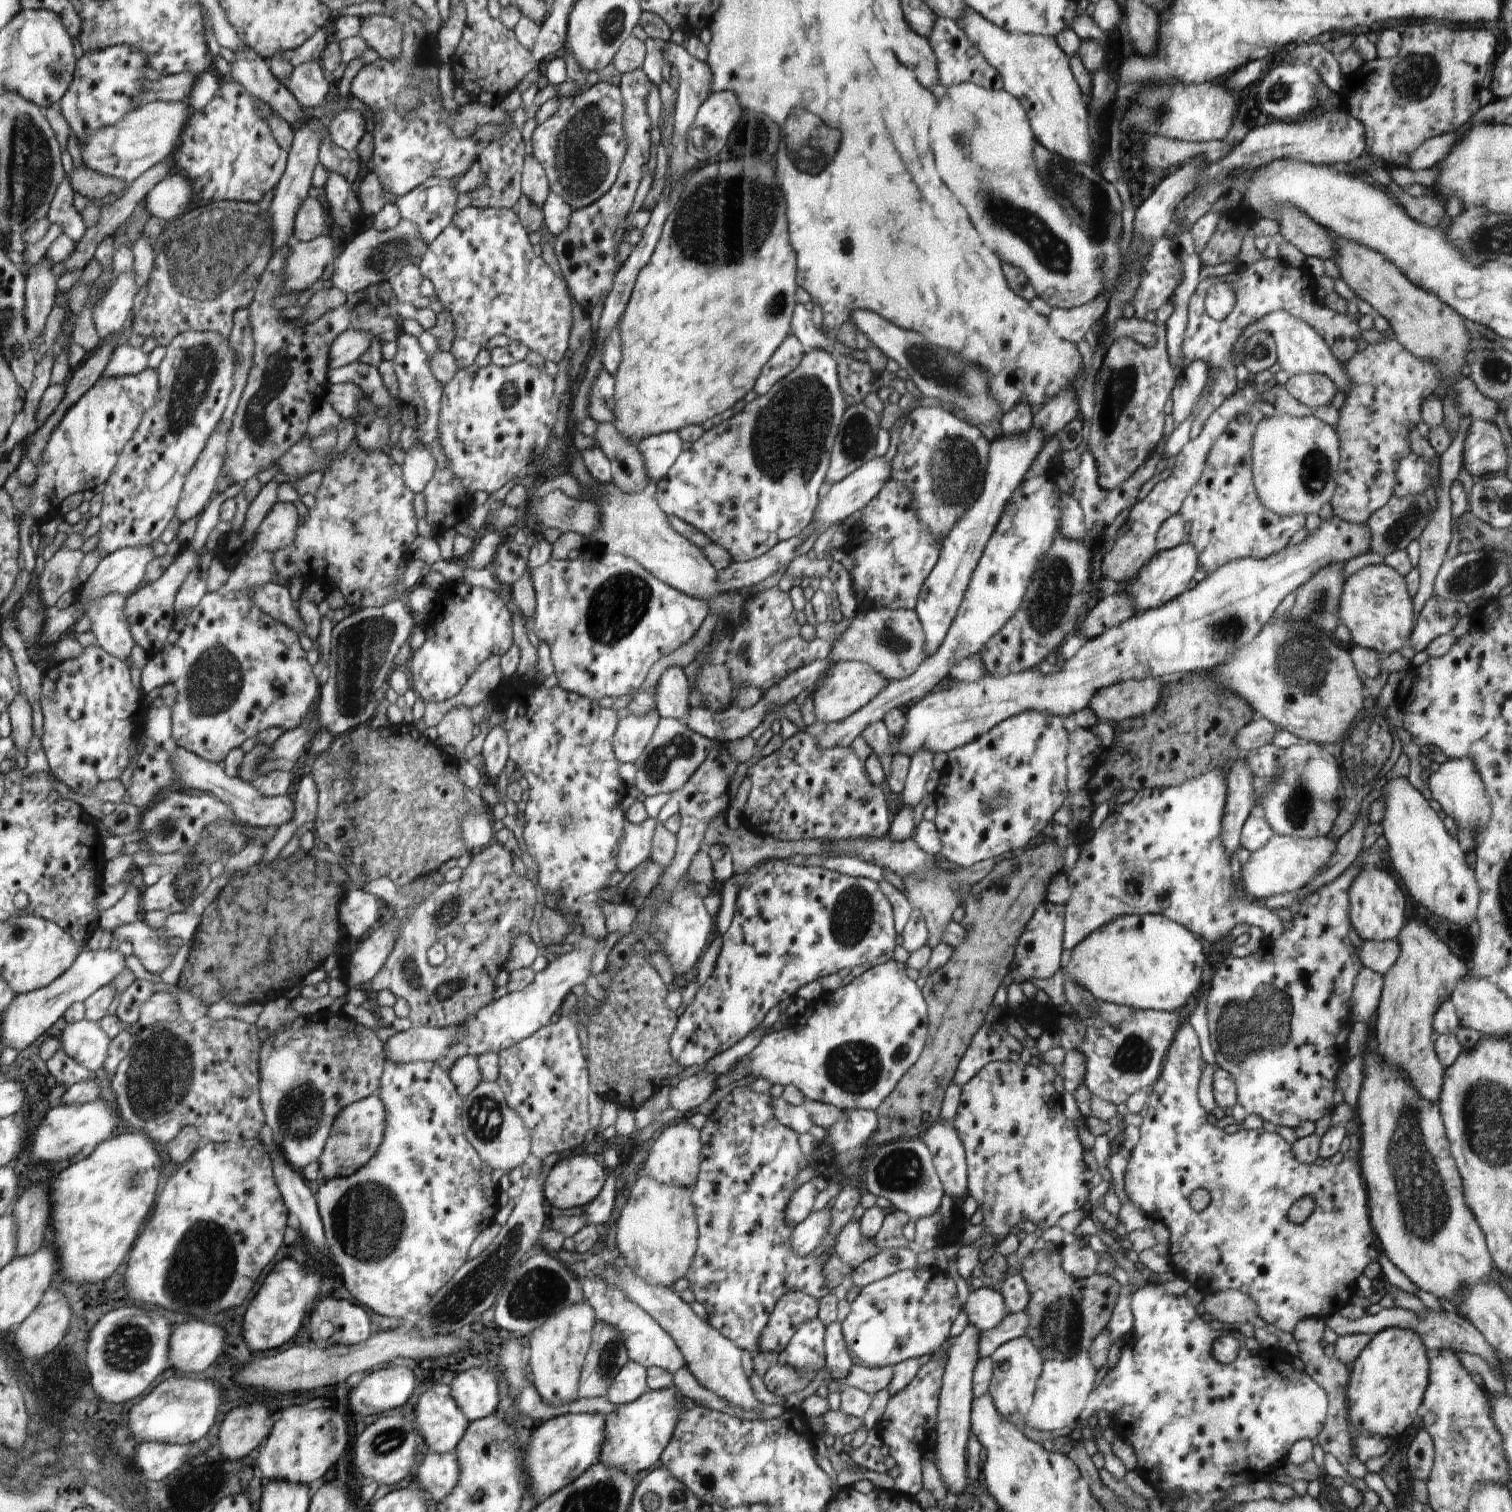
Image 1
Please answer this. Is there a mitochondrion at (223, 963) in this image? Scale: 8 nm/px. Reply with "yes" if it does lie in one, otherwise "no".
no

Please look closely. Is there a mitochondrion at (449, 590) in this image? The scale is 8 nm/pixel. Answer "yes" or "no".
no

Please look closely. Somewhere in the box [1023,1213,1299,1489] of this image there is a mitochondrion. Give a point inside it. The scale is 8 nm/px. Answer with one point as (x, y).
(1058, 1324)

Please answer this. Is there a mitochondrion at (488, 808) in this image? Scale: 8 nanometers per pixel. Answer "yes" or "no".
no

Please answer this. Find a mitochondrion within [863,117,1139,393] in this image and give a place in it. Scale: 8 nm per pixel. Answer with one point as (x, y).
(1050, 250)

